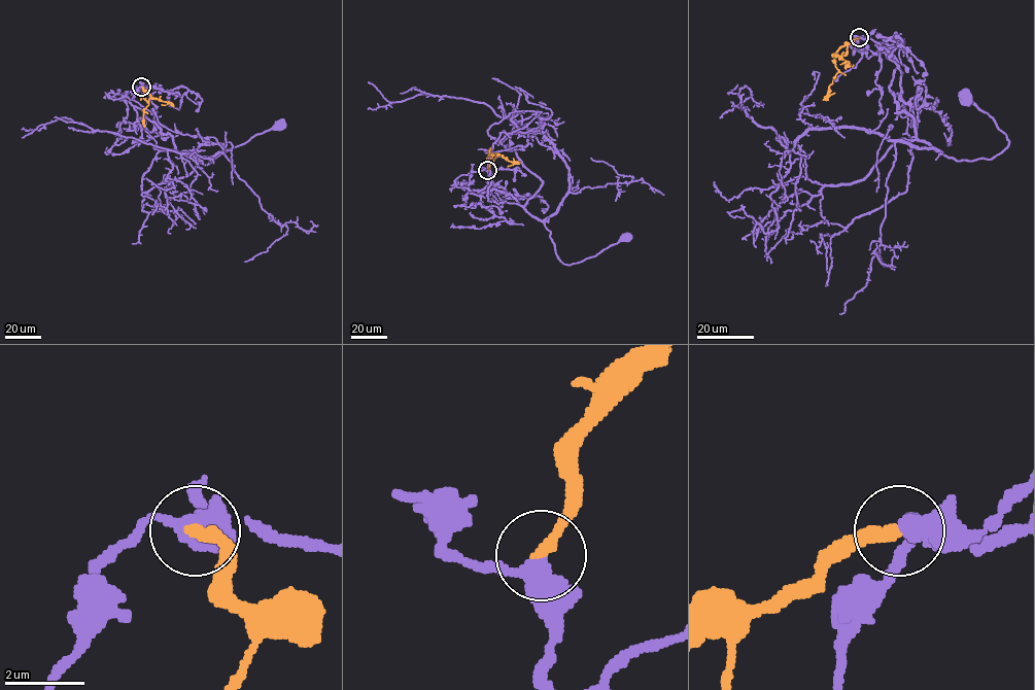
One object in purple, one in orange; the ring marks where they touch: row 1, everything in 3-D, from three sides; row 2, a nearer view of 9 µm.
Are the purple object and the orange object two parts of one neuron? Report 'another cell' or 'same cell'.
same cell

